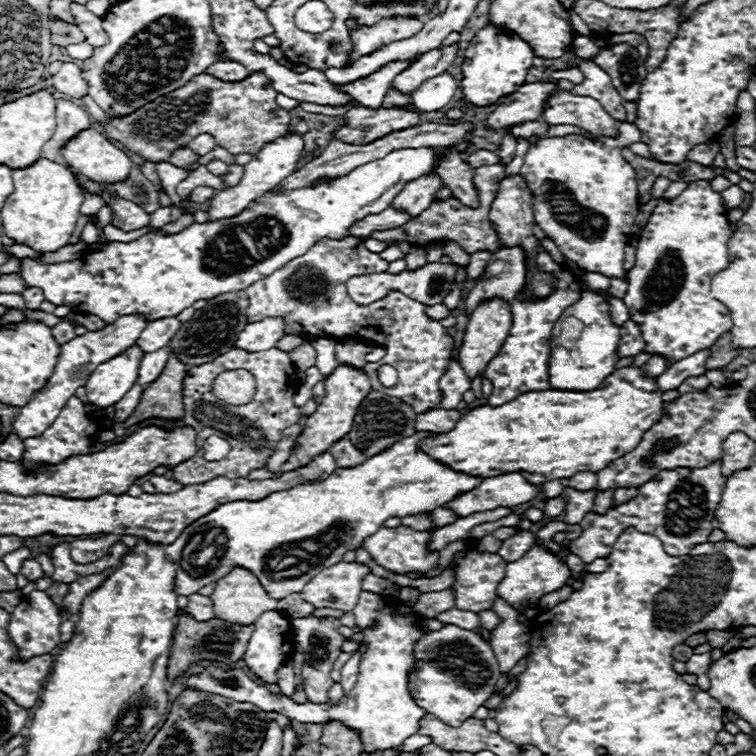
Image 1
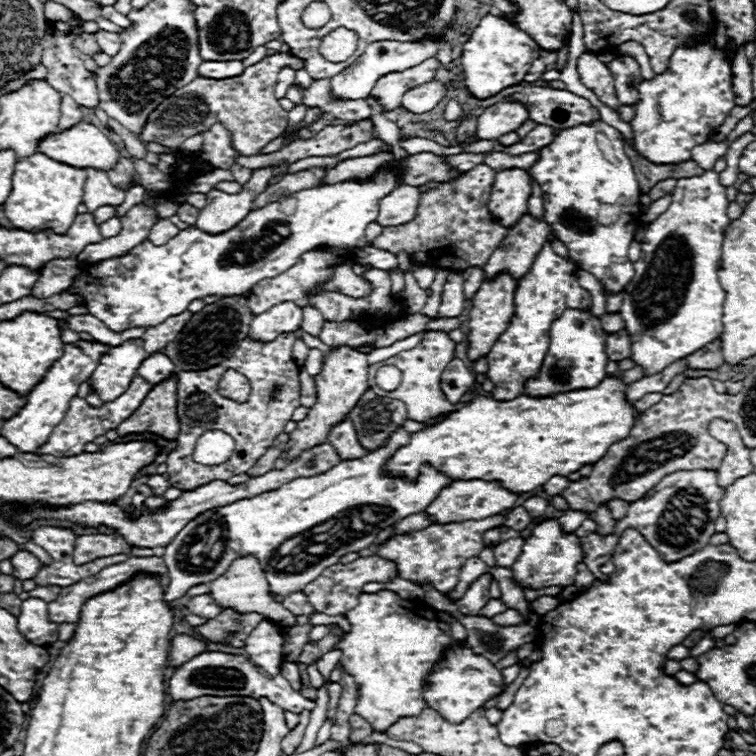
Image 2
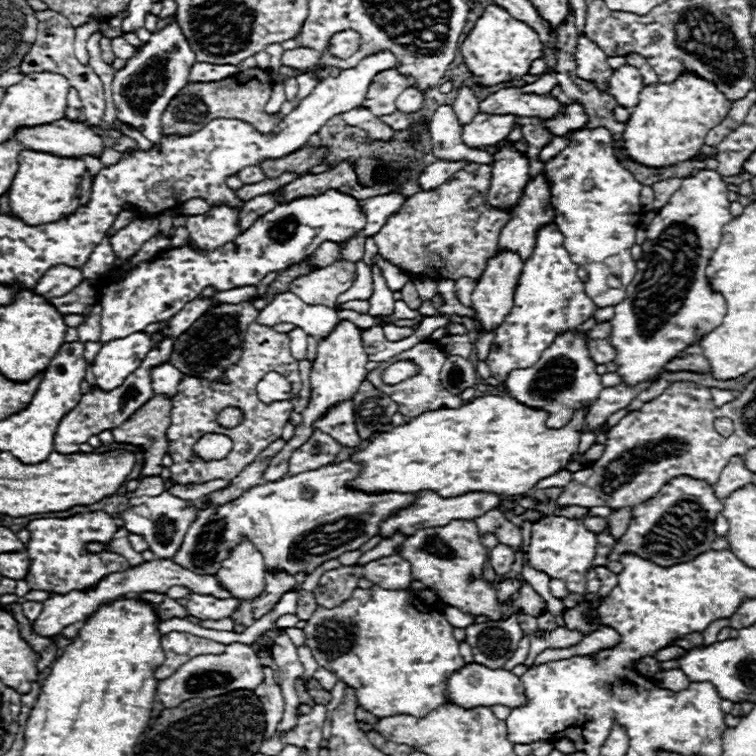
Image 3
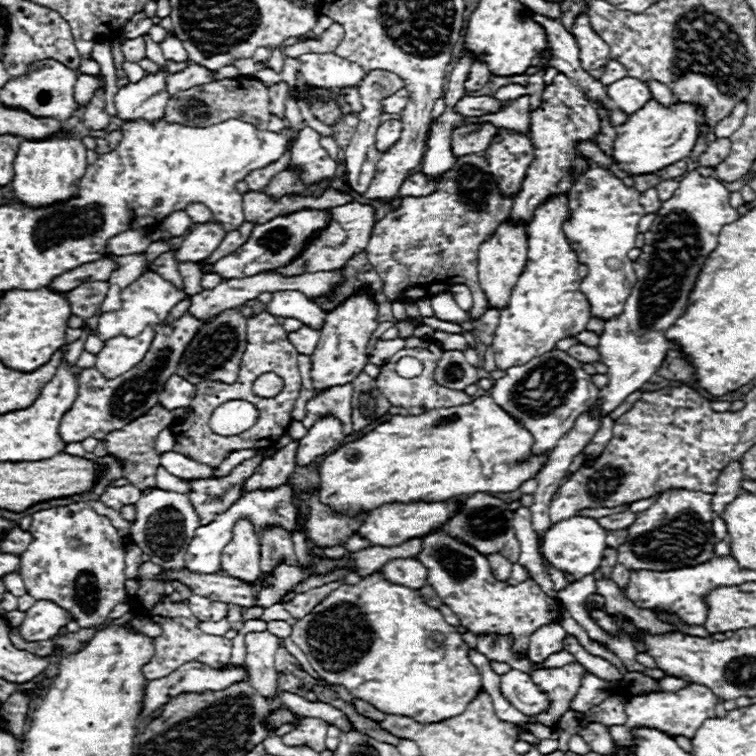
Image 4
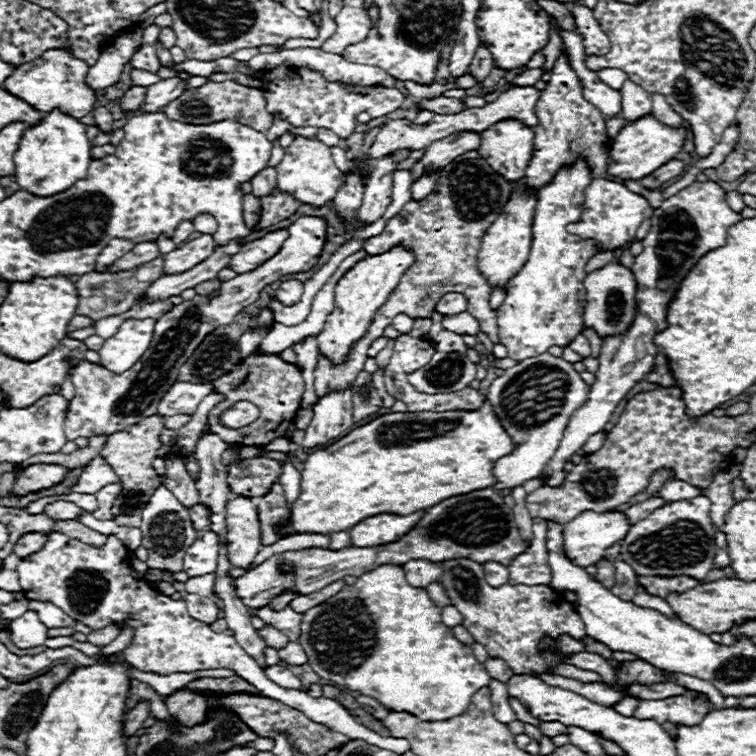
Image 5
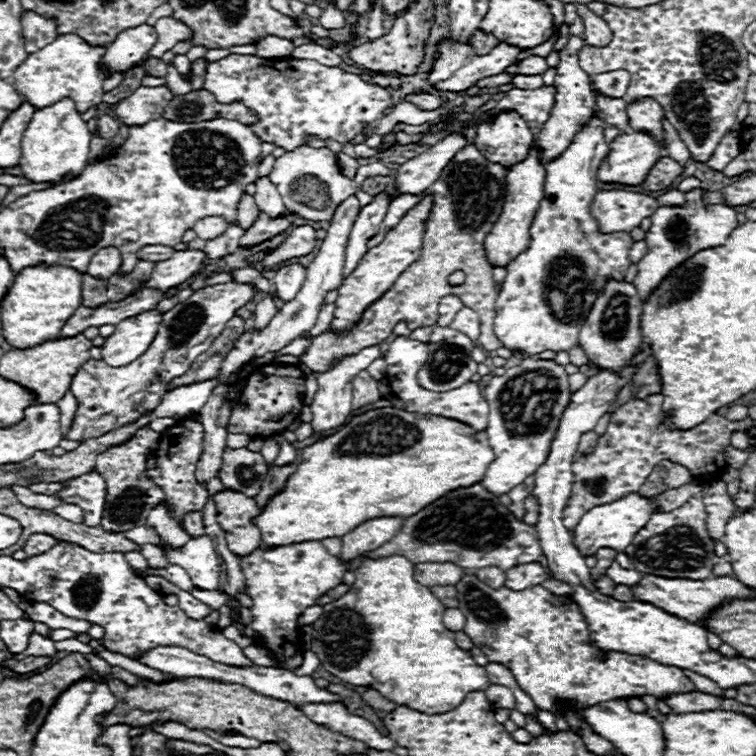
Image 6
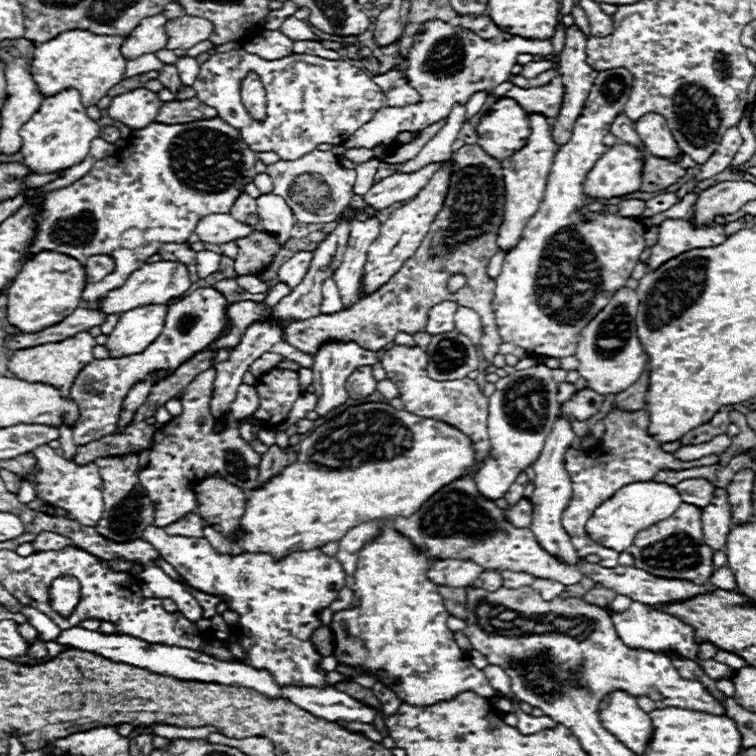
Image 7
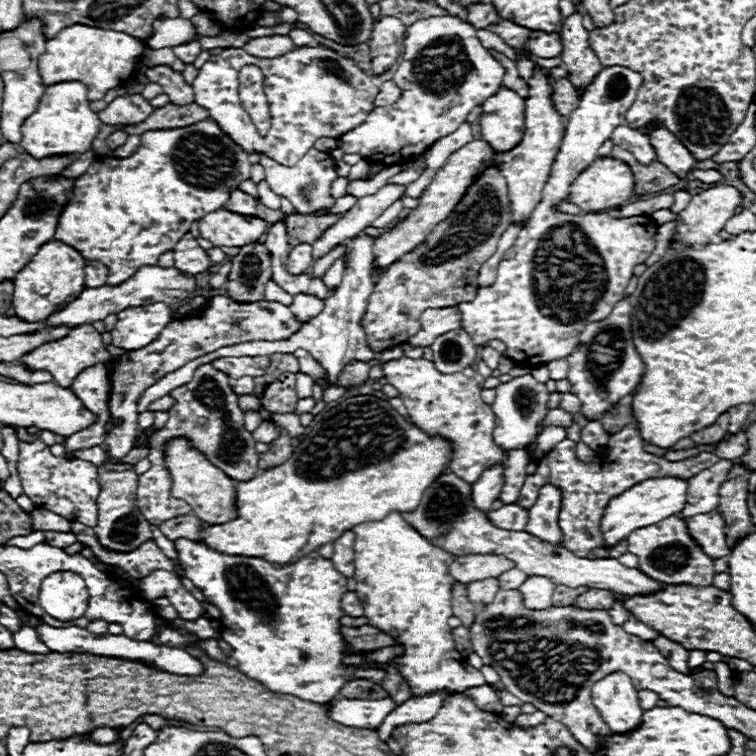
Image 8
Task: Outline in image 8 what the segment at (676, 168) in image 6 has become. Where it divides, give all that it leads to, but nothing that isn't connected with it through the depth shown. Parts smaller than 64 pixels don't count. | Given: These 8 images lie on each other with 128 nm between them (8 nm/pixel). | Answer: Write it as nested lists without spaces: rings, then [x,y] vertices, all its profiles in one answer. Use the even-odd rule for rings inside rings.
[[[616,146],[612,148],[612,156],[624,160],[630,168],[632,168],[632,174],[634,174],[634,180],[636,180],[636,186],[634,186],[634,192],[636,194],[652,194],[652,192],[660,192],[664,188],[670,188],[674,184],[680,182],[680,178],[670,172],[664,164],[660,164],[658,160],[654,160],[652,164],[644,166],[640,164],[630,152],[626,152],[624,148]]]

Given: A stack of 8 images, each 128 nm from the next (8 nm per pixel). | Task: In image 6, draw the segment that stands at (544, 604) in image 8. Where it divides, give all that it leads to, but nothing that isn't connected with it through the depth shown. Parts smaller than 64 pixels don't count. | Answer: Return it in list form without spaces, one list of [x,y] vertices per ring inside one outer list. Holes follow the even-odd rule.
[[[548,580],[548,582],[544,582],[542,584],[546,590],[550,590],[552,594],[556,594],[556,596],[570,596],[572,594],[572,590],[570,590],[570,586],[568,584],[564,584],[564,582],[554,582],[554,580]]]

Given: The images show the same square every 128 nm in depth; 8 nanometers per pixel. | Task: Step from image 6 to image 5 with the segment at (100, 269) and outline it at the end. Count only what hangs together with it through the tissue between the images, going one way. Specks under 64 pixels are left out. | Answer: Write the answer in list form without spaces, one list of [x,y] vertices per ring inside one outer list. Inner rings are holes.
[[[112,238],[110,244],[104,248],[104,252],[100,252],[100,256],[96,258],[96,268],[106,268],[108,264],[114,264],[114,260],[118,260],[120,256],[124,256],[132,248],[134,248],[134,244],[130,240]]]

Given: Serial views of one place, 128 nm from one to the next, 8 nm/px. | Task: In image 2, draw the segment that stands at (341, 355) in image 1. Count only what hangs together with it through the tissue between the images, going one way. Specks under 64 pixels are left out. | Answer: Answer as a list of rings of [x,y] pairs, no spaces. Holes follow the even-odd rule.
[[[301,327],[295,332],[296,337],[302,338],[302,340],[306,343],[309,348],[317,348],[321,350],[324,354],[327,354],[332,350],[332,347],[325,345],[322,343],[319,338],[314,337],[308,333],[306,333]]]

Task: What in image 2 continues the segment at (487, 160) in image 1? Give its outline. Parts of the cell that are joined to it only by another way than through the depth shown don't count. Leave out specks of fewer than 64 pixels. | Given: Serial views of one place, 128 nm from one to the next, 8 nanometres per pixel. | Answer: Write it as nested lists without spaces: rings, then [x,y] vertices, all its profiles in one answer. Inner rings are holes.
[[[462,152],[462,154],[454,154],[448,156],[448,164],[452,164],[454,168],[460,168],[460,172],[468,172],[470,168],[474,168],[476,164],[482,164],[486,158],[486,154],[472,154],[472,152]]]

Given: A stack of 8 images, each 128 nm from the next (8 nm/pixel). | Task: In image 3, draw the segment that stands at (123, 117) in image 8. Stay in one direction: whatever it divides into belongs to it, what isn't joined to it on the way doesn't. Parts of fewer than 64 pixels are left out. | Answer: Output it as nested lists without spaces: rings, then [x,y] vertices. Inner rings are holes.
[[[196,62],[190,72],[190,82],[216,82],[216,80],[224,80],[236,72],[238,72],[238,66],[234,66],[234,64]]]

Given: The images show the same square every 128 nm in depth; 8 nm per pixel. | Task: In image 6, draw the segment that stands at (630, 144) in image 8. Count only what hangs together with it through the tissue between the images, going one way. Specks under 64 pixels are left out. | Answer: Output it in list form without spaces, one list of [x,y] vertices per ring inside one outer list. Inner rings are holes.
[[[594,92],[596,98],[596,106],[600,110],[600,118],[610,124],[616,126],[620,130],[628,128],[628,116],[626,116],[626,104],[622,98],[606,98],[598,92]]]

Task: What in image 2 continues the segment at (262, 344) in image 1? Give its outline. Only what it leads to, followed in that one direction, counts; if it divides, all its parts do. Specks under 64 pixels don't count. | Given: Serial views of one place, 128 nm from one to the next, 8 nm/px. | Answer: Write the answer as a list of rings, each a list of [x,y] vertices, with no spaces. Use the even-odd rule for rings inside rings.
[[[276,304],[268,312],[254,316],[250,322],[248,336],[252,340],[274,340],[280,334],[294,332],[302,324],[302,310],[296,304]]]

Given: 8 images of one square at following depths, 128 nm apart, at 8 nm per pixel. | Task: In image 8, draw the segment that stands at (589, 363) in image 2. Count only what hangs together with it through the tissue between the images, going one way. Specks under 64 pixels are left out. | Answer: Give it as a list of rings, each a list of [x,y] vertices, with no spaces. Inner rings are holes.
[[[524,374],[496,386],[494,390],[496,390],[496,398],[492,402],[492,410],[496,414],[496,428],[492,432],[494,442],[506,452],[530,448],[532,440],[536,440],[538,434],[546,428],[542,424],[548,414],[548,398],[550,398],[546,384],[538,382],[532,374]],[[494,464],[492,468],[484,470],[482,476],[472,484],[472,502],[476,504],[476,508],[488,512],[492,502],[498,500],[502,484],[504,484],[502,464]]]

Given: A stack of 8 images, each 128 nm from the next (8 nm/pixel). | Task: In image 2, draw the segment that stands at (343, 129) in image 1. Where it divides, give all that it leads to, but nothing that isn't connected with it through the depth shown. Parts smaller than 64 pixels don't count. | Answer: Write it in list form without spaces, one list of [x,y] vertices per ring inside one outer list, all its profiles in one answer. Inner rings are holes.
[[[360,120],[346,126],[326,126],[322,132],[318,132],[314,138],[308,140],[294,140],[286,148],[272,152],[272,154],[254,154],[254,156],[240,156],[236,162],[246,168],[264,168],[268,164],[294,164],[296,160],[308,158],[308,156],[328,156],[328,154],[340,154],[344,150],[350,150],[362,142],[368,142],[376,138],[374,122],[372,120]]]

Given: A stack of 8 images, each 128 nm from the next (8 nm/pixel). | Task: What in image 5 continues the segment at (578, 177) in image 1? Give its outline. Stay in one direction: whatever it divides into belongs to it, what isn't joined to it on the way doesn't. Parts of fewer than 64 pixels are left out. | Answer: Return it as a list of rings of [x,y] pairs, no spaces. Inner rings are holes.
[[[592,178],[592,182],[586,188],[580,222],[568,224],[566,228],[568,228],[568,232],[572,232],[584,240],[596,240],[598,252],[606,252],[606,250],[622,248],[626,242],[634,240],[640,222],[650,218],[652,212],[654,212],[654,208],[648,204],[648,200],[636,192],[630,192],[626,186],[606,180],[606,178]],[[618,258],[608,262],[604,268],[598,268],[590,272],[584,280],[586,288],[586,308],[584,308],[584,324],[594,328],[602,338],[604,336],[616,336],[622,334],[628,324],[636,316],[636,280],[630,268],[622,266]]]

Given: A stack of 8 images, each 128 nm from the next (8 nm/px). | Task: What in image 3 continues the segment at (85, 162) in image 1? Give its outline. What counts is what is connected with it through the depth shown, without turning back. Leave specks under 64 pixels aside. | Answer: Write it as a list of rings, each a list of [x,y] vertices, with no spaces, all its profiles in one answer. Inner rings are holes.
[[[64,118],[40,128],[20,128],[16,140],[20,140],[28,150],[48,152],[66,158],[82,158],[88,154],[102,156],[106,148],[102,138],[90,126]]]

